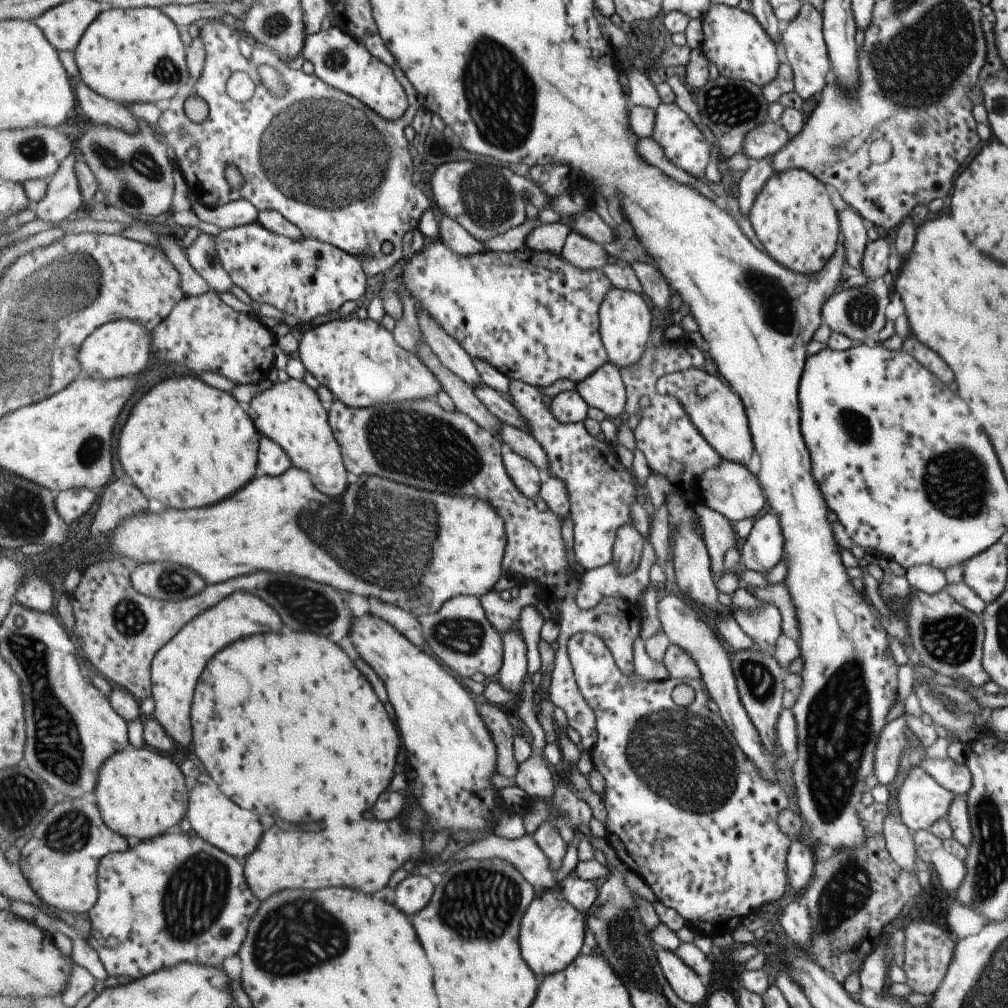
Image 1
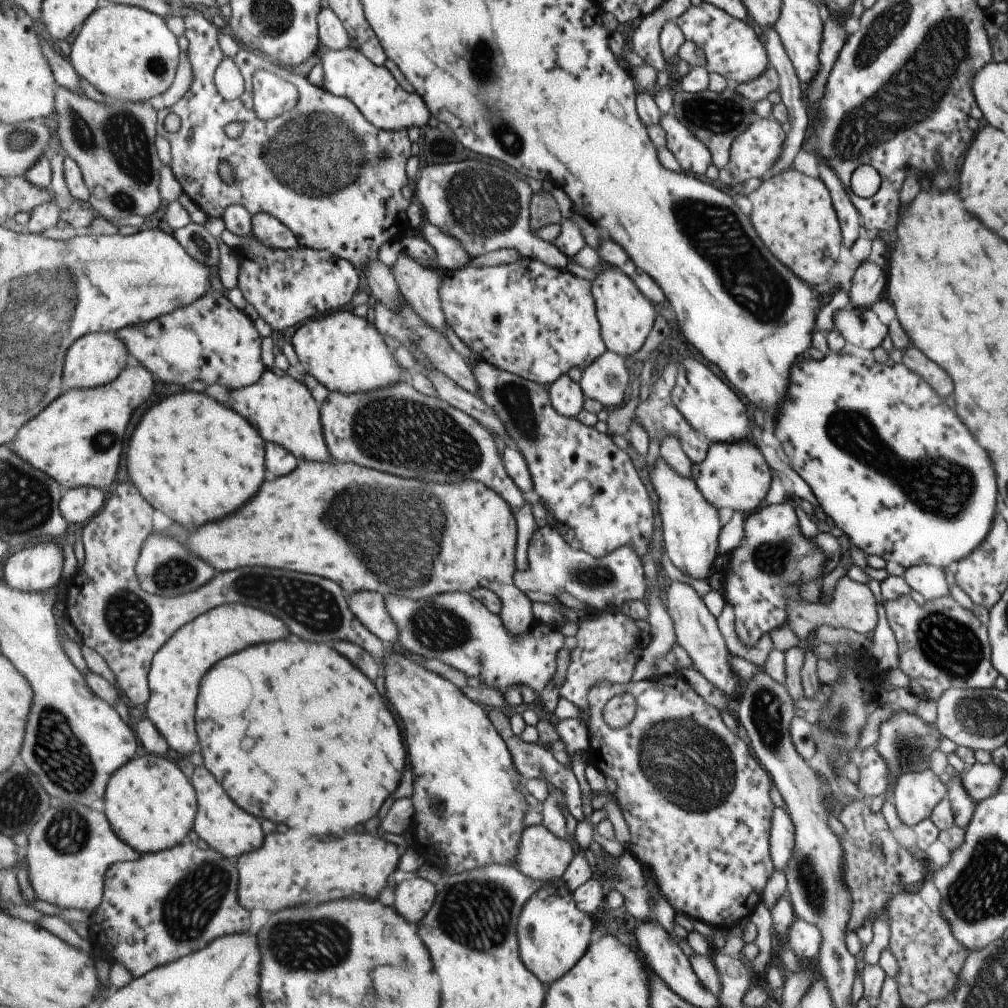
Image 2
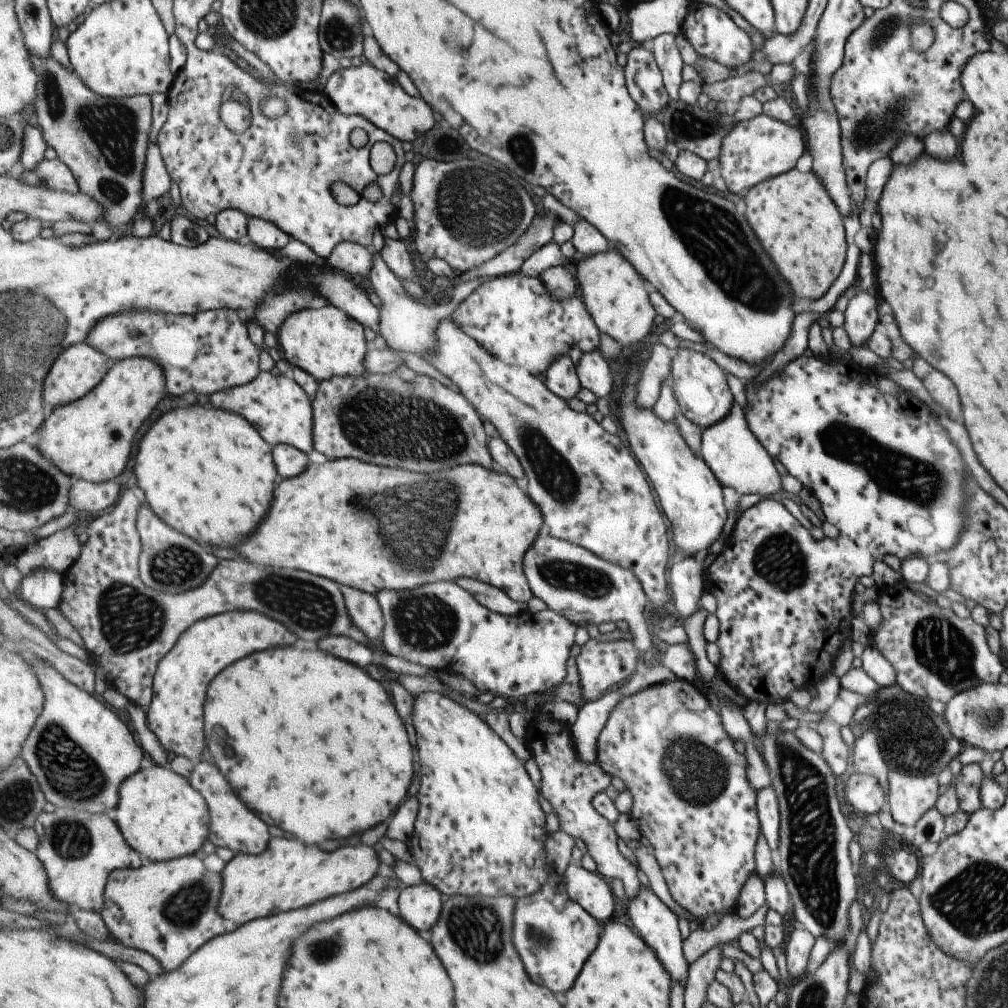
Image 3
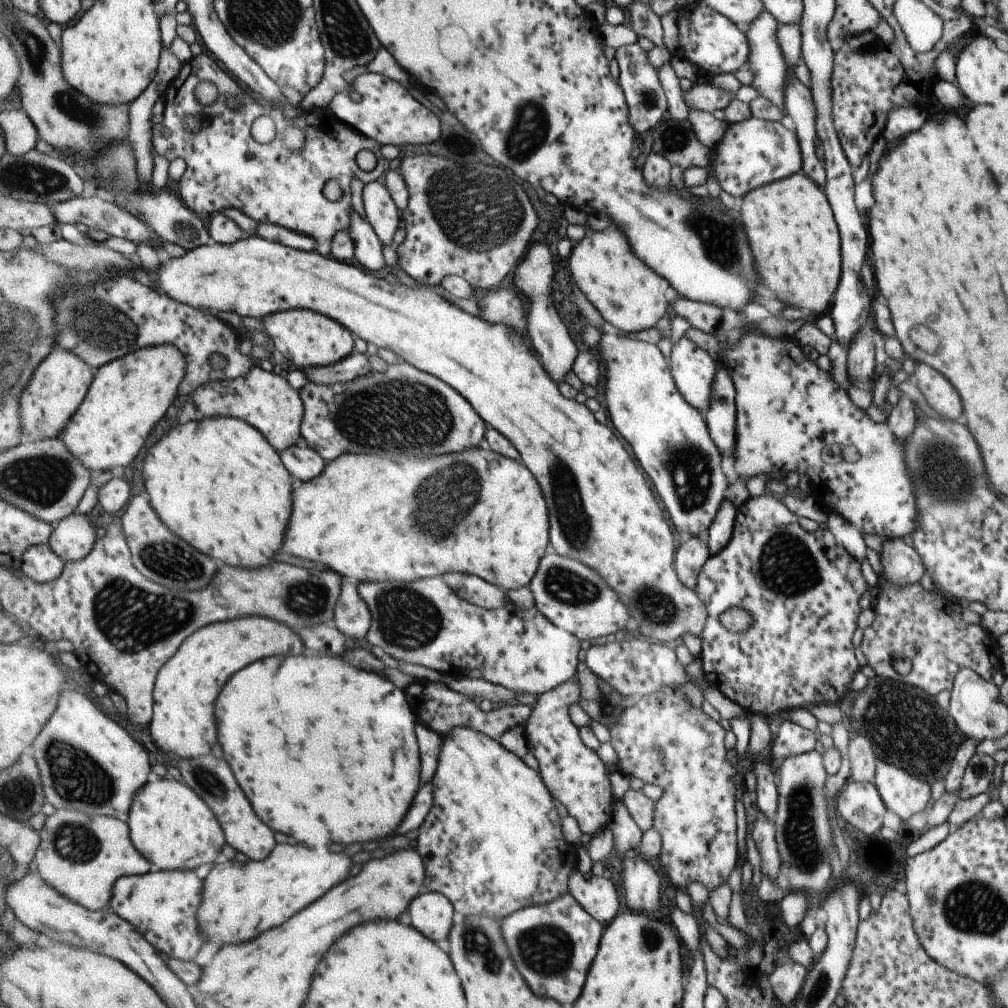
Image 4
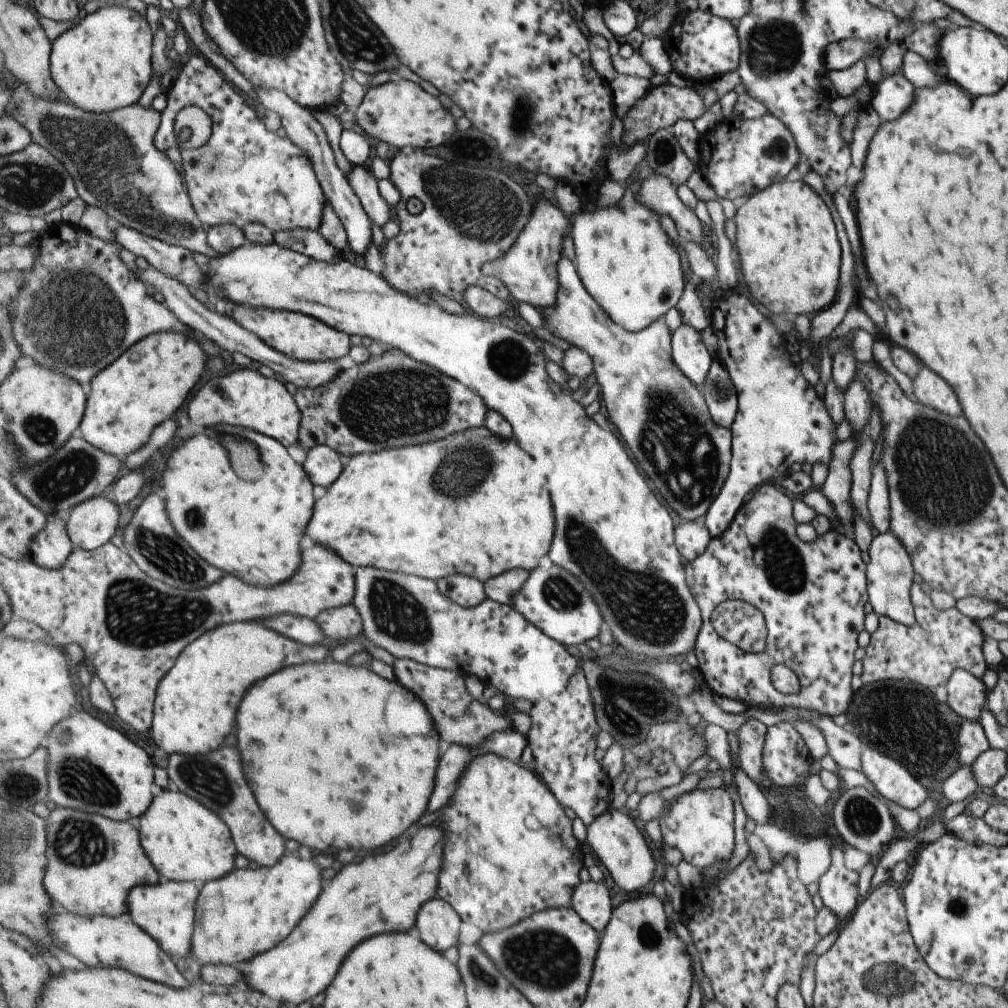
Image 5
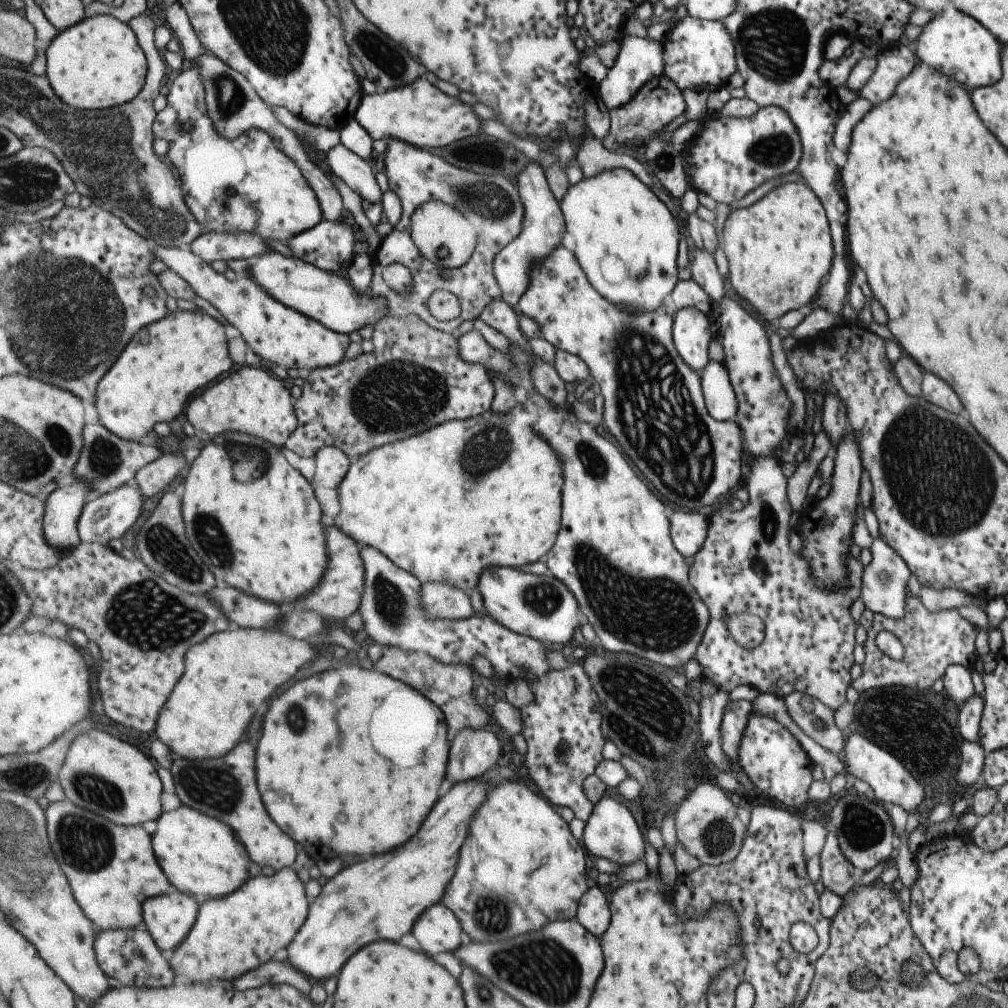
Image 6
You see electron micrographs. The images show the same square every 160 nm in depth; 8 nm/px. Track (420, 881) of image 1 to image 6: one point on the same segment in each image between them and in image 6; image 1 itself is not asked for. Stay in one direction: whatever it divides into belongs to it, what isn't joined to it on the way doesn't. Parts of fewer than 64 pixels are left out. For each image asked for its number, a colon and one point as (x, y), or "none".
2: (415, 897)
3: (420, 904)
4: (433, 915)
5: (440, 924)
6: (439, 930)

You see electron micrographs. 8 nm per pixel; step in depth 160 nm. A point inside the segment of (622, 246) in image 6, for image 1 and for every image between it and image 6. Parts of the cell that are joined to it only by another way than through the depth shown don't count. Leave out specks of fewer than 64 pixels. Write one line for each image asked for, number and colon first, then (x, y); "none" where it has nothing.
1: (626, 322)
2: (626, 315)
3: (618, 298)
4: (632, 297)
5: (627, 260)

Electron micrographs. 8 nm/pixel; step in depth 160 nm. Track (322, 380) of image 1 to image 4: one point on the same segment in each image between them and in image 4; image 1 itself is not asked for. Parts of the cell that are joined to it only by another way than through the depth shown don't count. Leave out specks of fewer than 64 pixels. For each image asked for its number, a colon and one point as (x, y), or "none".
2: (346, 353)
3: (325, 342)
4: (305, 338)

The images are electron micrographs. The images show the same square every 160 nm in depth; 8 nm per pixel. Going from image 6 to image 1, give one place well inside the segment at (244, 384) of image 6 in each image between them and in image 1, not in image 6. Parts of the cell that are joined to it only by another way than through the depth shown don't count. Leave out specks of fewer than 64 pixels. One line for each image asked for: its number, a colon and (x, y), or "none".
1: (290, 412)
2: (284, 411)
3: (277, 405)
4: (266, 400)
5: (245, 398)

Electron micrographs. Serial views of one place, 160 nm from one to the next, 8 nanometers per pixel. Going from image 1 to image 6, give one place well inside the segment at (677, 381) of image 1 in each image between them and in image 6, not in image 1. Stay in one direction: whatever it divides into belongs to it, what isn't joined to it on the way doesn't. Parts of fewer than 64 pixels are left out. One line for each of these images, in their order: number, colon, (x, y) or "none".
2: (712, 406)
3: (700, 386)
4: (694, 370)
5: (689, 351)
6: (692, 336)

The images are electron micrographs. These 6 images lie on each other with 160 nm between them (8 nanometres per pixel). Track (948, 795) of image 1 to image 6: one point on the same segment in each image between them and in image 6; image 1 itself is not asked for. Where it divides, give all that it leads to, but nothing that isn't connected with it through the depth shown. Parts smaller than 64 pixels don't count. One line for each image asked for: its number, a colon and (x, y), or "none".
2: (914, 795)
3: (907, 797)
4: (904, 795)
5: (890, 780)
6: (890, 783)

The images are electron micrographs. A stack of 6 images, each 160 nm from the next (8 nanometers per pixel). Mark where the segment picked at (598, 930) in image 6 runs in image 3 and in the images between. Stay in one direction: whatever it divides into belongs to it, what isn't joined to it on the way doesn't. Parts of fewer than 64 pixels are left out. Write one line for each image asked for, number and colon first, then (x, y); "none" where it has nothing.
3: (591, 890)
4: (598, 896)
5: (592, 901)

